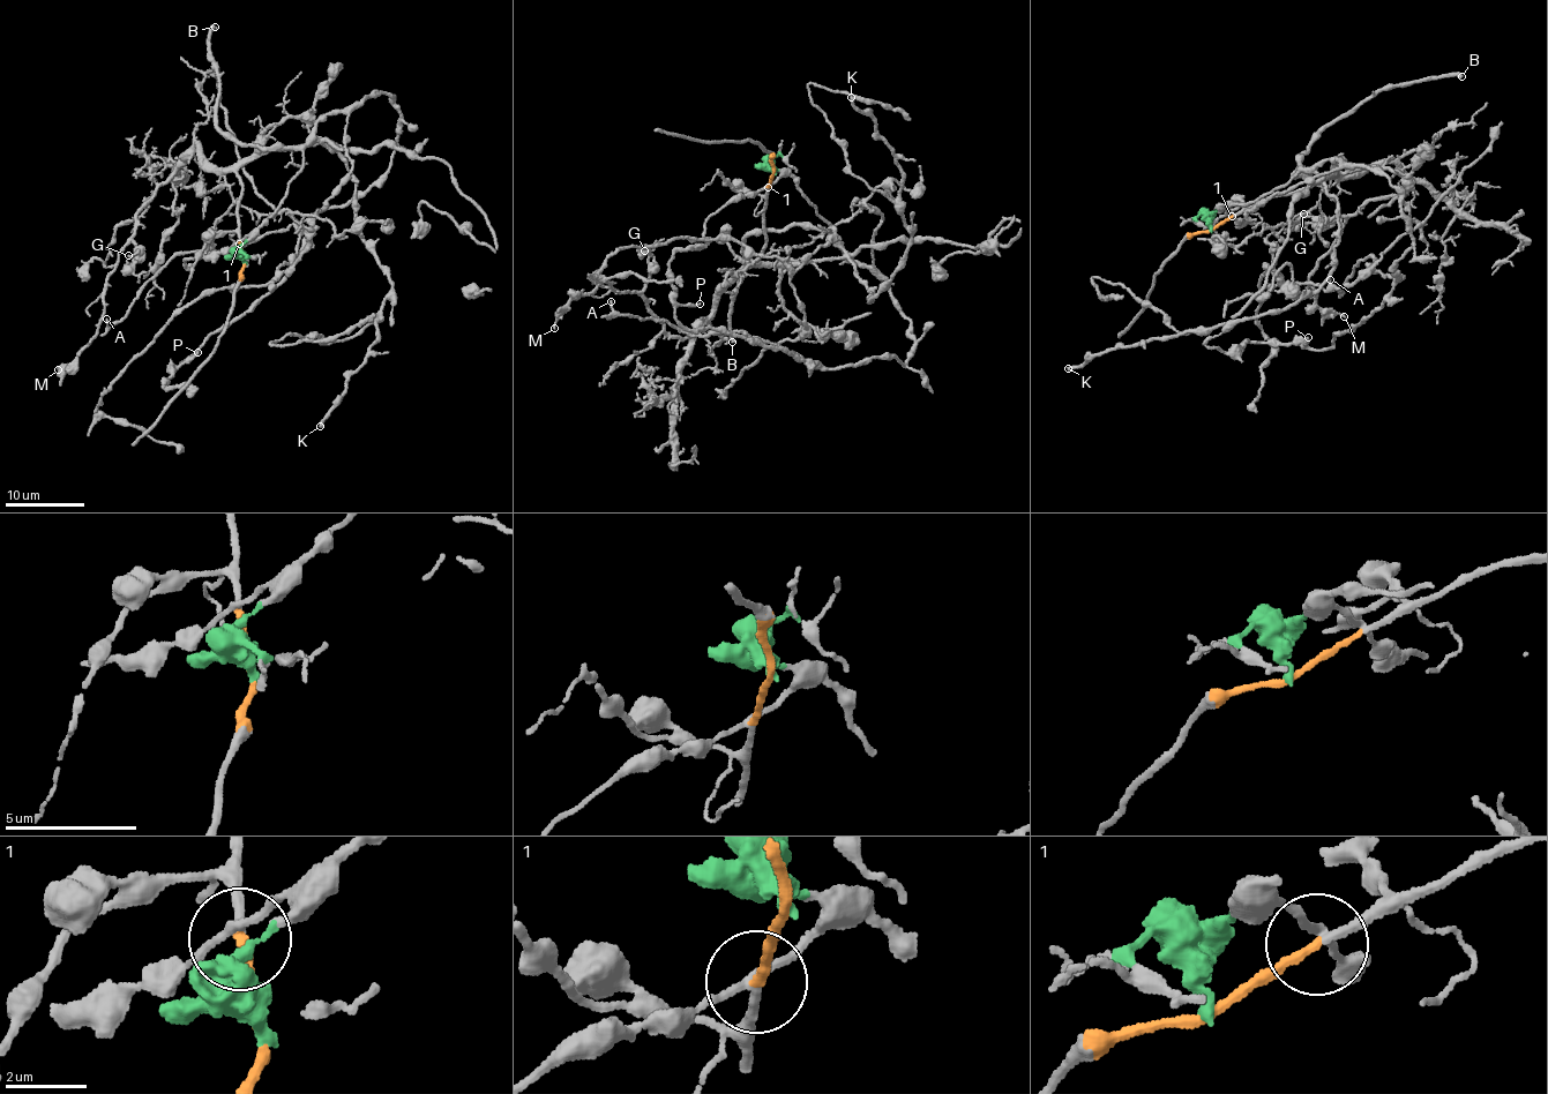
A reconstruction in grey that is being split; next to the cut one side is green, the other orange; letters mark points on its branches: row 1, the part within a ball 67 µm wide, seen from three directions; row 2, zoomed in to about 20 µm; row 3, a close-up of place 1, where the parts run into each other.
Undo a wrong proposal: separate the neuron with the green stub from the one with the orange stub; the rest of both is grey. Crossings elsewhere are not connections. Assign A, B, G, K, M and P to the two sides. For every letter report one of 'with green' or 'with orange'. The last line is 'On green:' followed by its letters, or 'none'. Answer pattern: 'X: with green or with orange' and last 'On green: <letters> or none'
A: with green
B: with green
G: with orange
K: with green
M: with orange
P: with green
On green: A, B, K, P

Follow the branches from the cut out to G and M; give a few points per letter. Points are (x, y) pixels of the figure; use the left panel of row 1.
G: (245, 262), (237, 217), (240, 178), (208, 162), (197, 145), (137, 215), (131, 237), (139, 250), (127, 255)
M: (245, 262), (240, 178), (196, 145), (137, 214), (91, 343), (59, 369)

